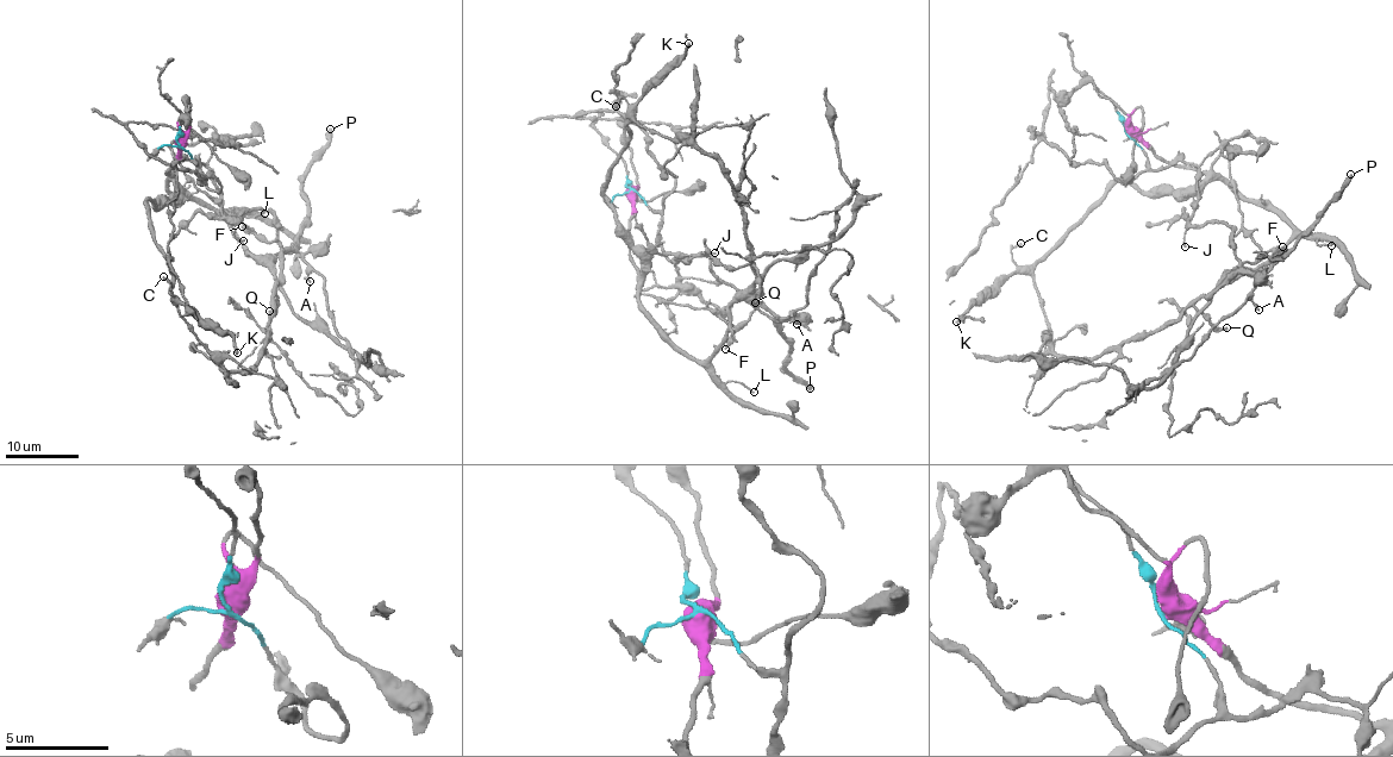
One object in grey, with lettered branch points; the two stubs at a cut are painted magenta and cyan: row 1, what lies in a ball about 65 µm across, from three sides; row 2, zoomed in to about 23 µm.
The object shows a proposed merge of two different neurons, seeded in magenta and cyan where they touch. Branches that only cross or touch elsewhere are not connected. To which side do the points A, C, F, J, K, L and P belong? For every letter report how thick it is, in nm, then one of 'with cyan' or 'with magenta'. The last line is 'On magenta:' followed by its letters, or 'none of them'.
A: 150 nm thick; with cyan
C: 140 nm thick; with magenta
F: 200 nm thick; with cyan
J: 120 nm thick; with cyan
K: 260 nm thick; with magenta
L: 120 nm thick; with magenta
P: 360 nm thick; with cyan
On magenta: C, K, L

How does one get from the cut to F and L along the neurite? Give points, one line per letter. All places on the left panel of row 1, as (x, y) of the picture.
F: (179, 145), (204, 175), (199, 162), (205, 167), (226, 217), (267, 210), (276, 219), (276, 242), (242, 225)
L: (179, 145), (166, 171), (173, 193), (187, 192), (227, 212), (264, 212)

